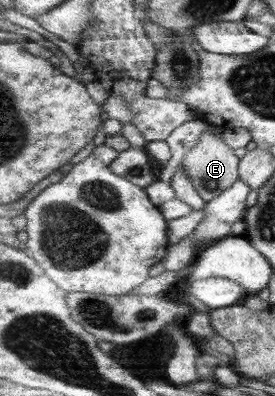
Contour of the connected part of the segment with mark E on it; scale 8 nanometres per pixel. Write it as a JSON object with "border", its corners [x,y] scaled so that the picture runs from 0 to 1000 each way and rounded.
{"border":[[[749,311],[745,331],[724,346],[716,364],[665,396],[658,424],[705,455],[724,490],[764,505],[804,495],[818,480],[833,480],[873,452],[869,394],[855,391],[855,379],[818,364],[811,351],[775,341],[767,326],[782,318]]]}

